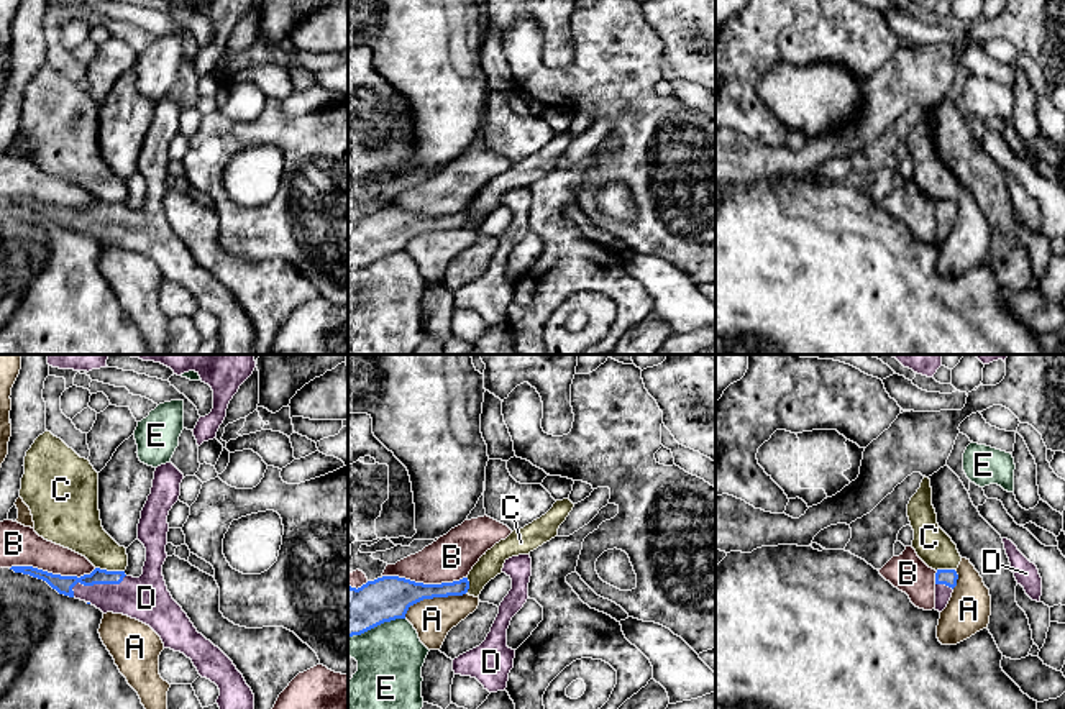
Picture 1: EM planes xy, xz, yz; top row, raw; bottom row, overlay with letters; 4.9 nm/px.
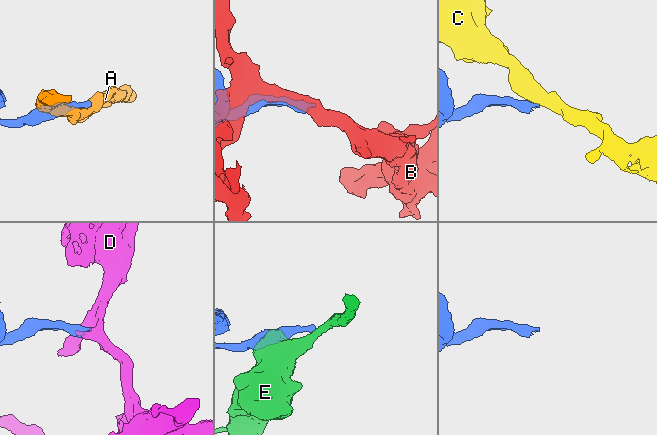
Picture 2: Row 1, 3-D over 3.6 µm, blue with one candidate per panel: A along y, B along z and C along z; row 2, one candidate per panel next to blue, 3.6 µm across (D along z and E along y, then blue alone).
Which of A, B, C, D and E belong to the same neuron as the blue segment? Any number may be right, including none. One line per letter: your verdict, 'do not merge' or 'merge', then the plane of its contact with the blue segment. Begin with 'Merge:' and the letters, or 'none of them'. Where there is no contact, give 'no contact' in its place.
Merge: D
A: do not merge; meets blue in xz
B: do not merge; meets blue in xy
C: do not merge; meets blue in xy
D: merge; meets blue in xy
E: do not merge; meets blue in xz

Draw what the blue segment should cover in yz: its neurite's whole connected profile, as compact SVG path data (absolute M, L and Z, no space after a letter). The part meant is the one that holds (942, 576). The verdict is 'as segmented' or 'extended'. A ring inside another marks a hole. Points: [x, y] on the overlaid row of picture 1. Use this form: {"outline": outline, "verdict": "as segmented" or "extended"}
{"outline": "M937 569L935 573L935 611L942 612L957 586L958 574L955 569Z", "verdict": "extended"}

